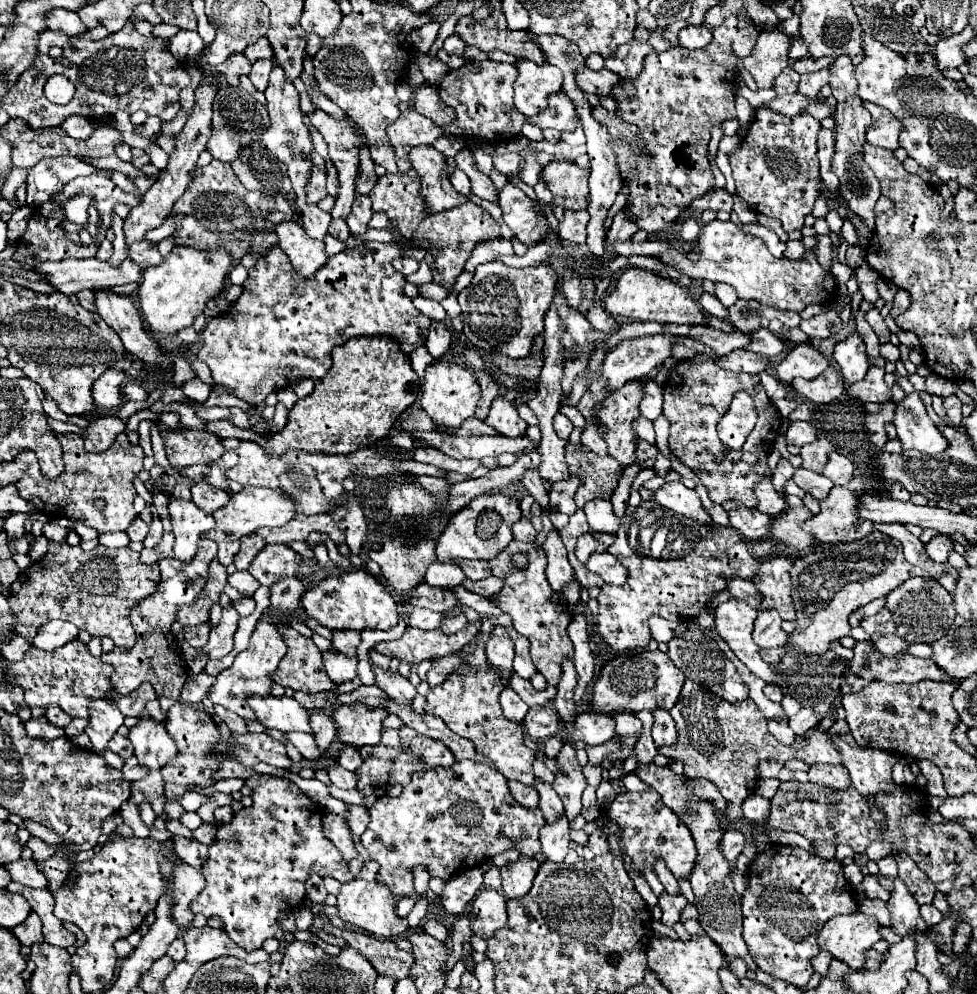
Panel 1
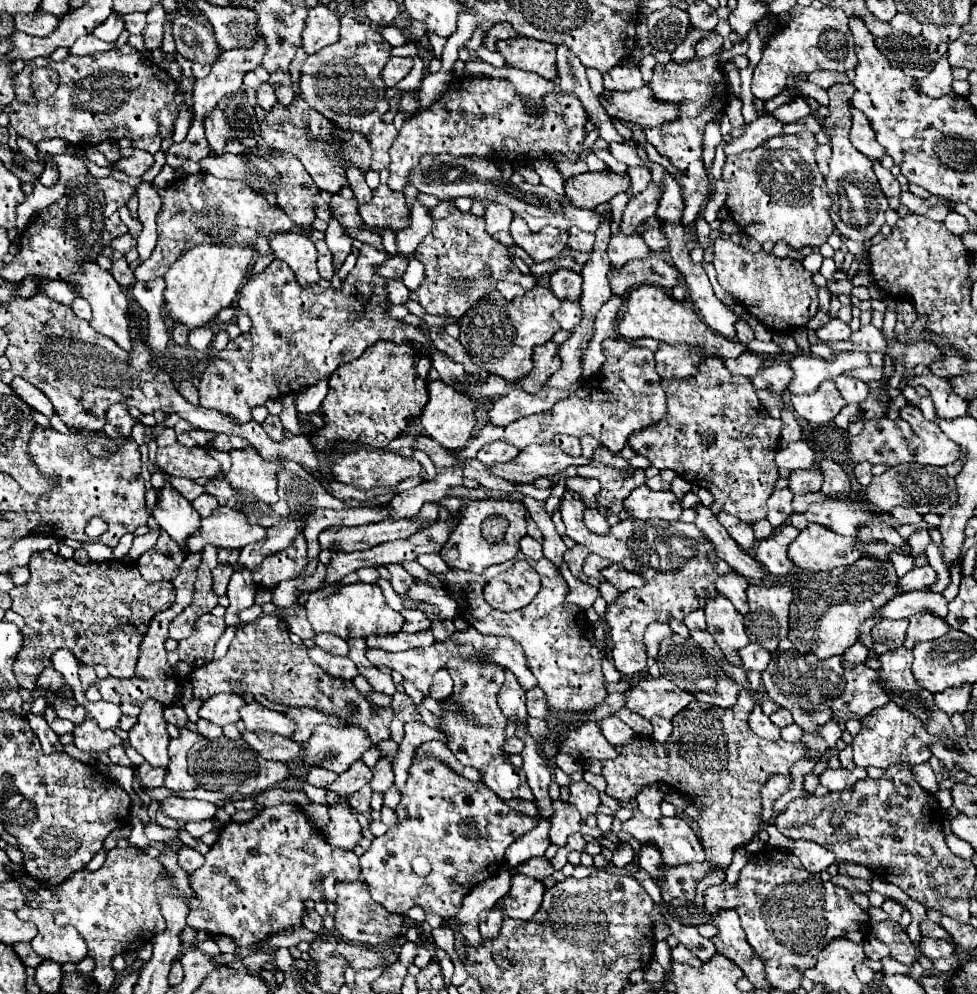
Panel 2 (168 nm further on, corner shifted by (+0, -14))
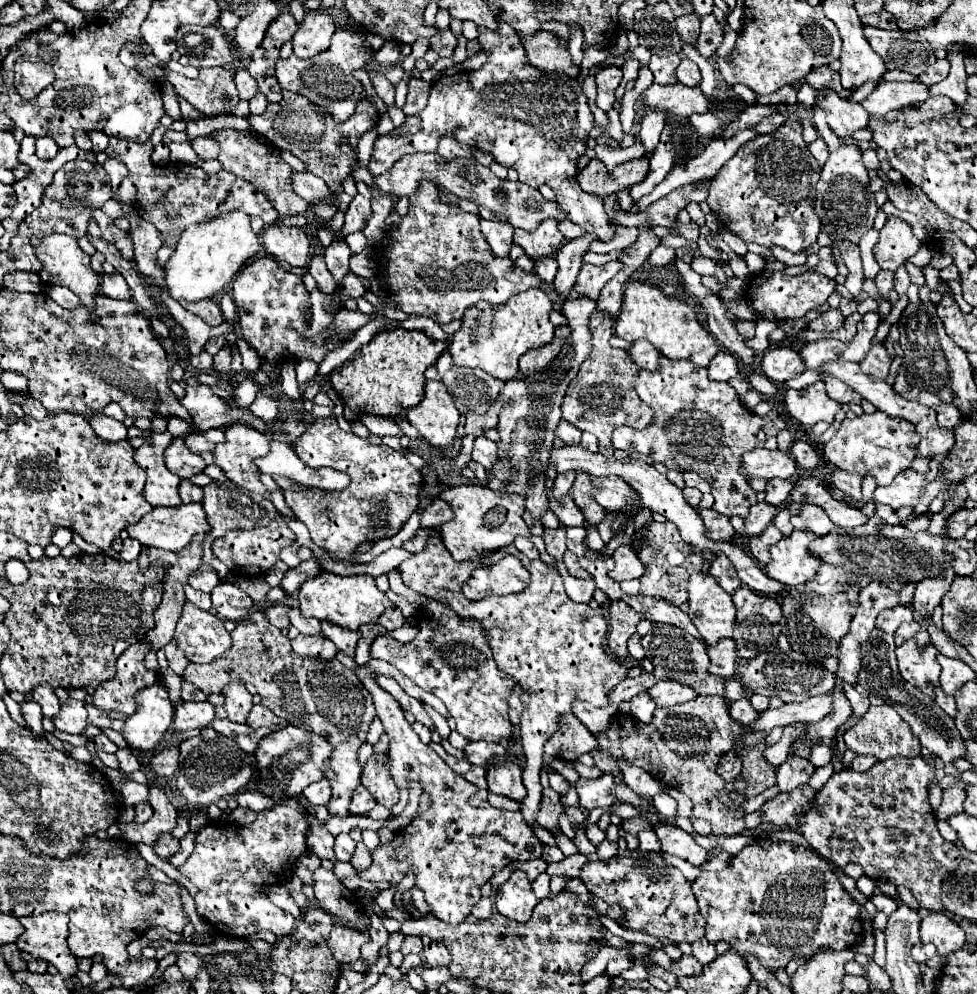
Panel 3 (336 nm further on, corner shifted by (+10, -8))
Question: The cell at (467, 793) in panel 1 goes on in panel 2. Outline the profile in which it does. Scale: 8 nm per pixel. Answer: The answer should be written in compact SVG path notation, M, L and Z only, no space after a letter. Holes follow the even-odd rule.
M435 757L413 759L409 767L409 779L401 789L401 803L397 805L399 827L389 827L383 837L375 837L371 847L365 851L361 861L361 881L369 885L375 903L387 907L391 913L405 913L411 907L423 907L443 919L451 919L463 905L463 895L469 893L483 879L489 879L495 869L505 861L505 849L521 835L535 827L535 817L519 815L511 811L485 783L473 783L461 775L455 775L443 761ZM425 855L433 865L431 875L417 877L411 869L411 859Z

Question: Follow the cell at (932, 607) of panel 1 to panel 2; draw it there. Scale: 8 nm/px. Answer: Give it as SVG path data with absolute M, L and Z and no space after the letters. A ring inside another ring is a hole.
M915 613L913 617L909 617L905 647L913 649L917 643L937 639L937 637L945 635L947 631L949 631L949 627L943 619L931 615L931 613Z

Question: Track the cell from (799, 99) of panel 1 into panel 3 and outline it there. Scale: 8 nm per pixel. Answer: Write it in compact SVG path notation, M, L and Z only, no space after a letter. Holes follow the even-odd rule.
M753 127L749 129L741 129L737 131L733 137L727 137L727 139L711 139L707 145L705 145L705 151L699 153L697 157L691 157L685 167L683 165L675 165L669 173L669 177L665 177L665 181L661 181L649 195L641 197L629 211L635 213L635 211L643 211L647 209L653 201L665 197L669 191L681 187L681 185L687 185L687 183L695 183L699 179L707 179L707 177L713 177L723 165L725 161L729 161L737 149L747 143L747 141L753 141L757 137L757 131Z

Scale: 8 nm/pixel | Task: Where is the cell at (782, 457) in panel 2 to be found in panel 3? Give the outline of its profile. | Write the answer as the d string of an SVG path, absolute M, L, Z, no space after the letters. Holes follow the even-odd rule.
M753 449L745 453L741 471L747 479L753 477L791 477L797 471L797 463L789 453L779 449Z

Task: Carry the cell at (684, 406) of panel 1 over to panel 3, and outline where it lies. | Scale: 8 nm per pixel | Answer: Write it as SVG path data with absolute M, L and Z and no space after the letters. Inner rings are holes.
M661 357L661 369L659 371L645 371L641 369L639 379L635 383L635 389L639 397L649 403L655 411L649 427L643 431L635 431L629 427L621 427L613 431L613 447L623 449L629 453L643 453L649 455L653 461L663 463L667 469L675 471L695 471L701 475L709 485L711 485L711 495L715 497L715 511L725 515L725 517L747 517L749 507L757 503L757 493L745 479L745 475L739 471L741 469L741 457L745 451L753 451L757 447L763 447L765 441L773 435L777 435L779 429L785 427L785 421L777 417L775 421L767 421L755 413L751 413L739 399L735 389L721 381L709 381L707 369L697 367L691 361L671 361L667 357Z

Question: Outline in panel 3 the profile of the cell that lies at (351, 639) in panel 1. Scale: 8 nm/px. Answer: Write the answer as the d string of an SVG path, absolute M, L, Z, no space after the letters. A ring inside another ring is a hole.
M293 607L293 609L289 611L289 619L291 619L291 625L299 629L301 635L319 635L319 633L321 633L321 621L303 617L297 607Z

